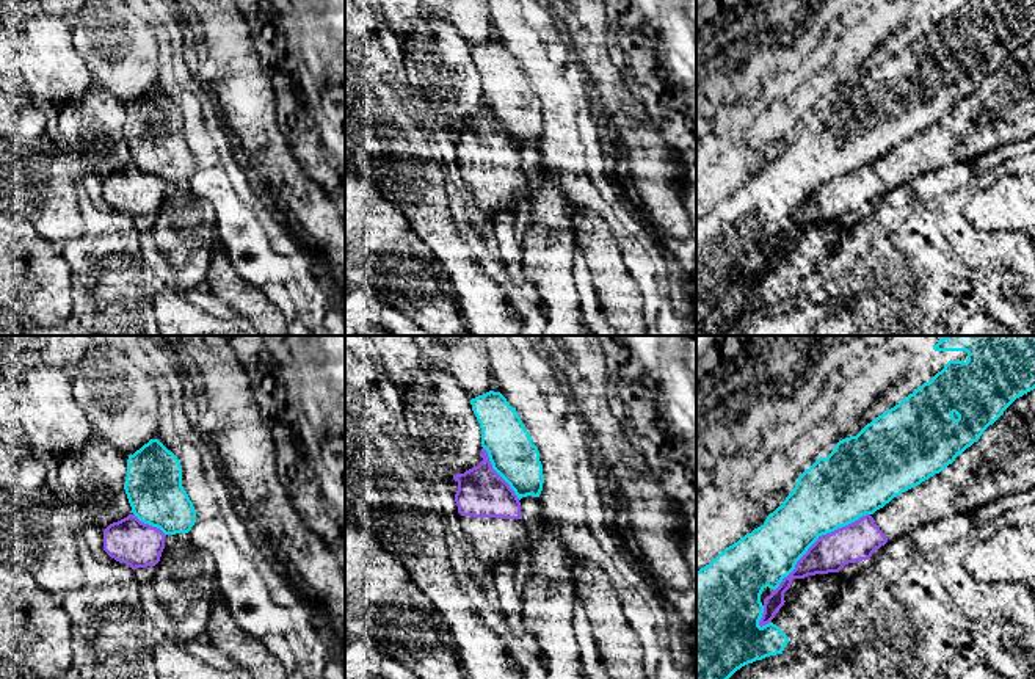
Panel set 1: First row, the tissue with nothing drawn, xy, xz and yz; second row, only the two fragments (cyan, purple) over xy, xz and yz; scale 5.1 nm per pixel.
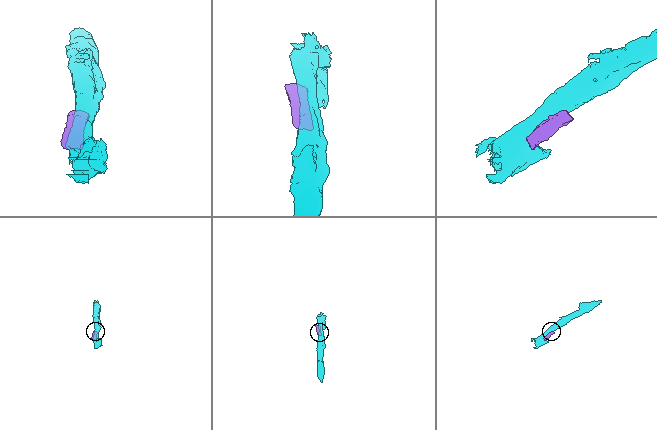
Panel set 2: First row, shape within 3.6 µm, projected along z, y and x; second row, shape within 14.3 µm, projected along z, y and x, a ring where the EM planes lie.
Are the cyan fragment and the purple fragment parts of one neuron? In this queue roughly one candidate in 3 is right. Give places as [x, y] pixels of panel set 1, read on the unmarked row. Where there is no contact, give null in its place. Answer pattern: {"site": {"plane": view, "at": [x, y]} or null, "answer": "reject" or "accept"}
{"site": {"plane": "yz", "at": [817, 187]}, "answer": "reject"}

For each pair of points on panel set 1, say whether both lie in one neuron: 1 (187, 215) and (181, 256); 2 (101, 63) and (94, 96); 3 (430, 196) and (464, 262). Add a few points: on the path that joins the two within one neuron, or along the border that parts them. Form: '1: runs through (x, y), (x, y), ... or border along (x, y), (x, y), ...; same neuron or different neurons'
1: runs through (187, 225), (185, 246); same neuron
2: border along (96, 85), (108, 90), (124, 104); different neurons
3: runs through (430, 212), (438, 234), (449, 246); same neuron

